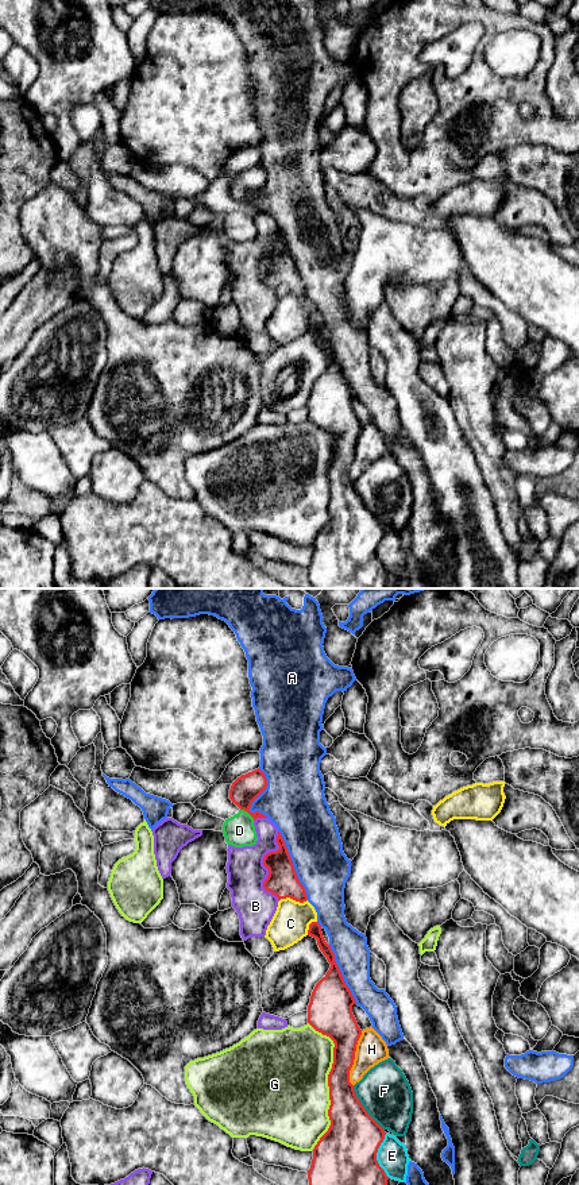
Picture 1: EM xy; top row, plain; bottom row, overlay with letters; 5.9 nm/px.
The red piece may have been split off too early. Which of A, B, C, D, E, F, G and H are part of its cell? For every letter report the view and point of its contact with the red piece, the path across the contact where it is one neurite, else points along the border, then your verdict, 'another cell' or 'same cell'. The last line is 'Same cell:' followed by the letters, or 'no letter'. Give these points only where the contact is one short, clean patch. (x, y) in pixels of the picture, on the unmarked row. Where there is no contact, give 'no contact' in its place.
A: contact xy (293, 261); another cell
B: contact xy (263, 259); another cell
C: contact xy (293, 294); another cell
D: contact xy (247, 207); border xy (240, 204), (254, 215); another cell
E: contact xy (375, 551); another cell
F: contact xy (363, 504); another cell
G: contact xy (328, 478); another cell
H: contact xy (354, 454); another cell
Same cell: no letter

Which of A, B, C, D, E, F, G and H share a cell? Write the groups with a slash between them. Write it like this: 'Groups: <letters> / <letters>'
Groups: A / B / C / D / E / F / G / H

